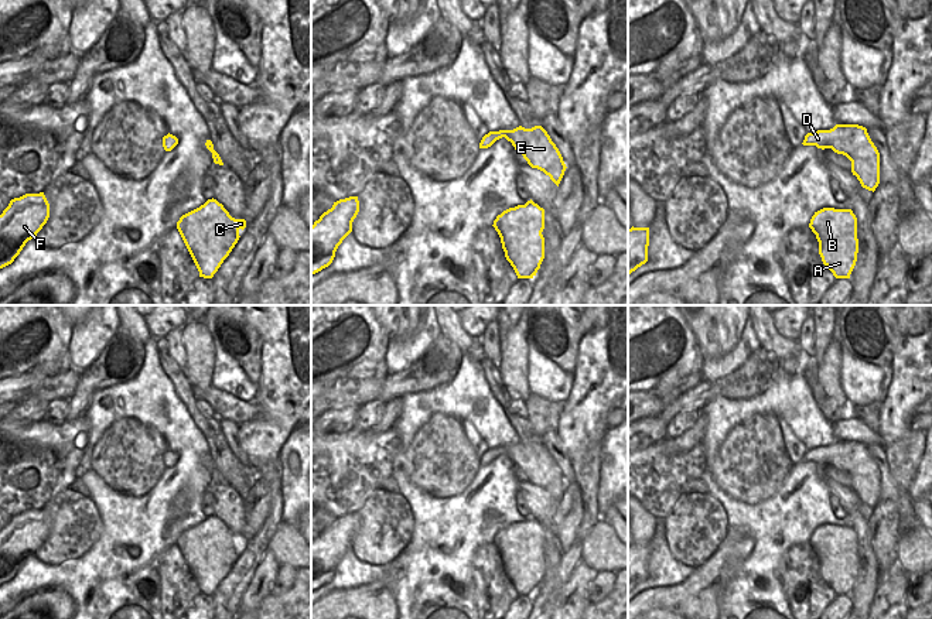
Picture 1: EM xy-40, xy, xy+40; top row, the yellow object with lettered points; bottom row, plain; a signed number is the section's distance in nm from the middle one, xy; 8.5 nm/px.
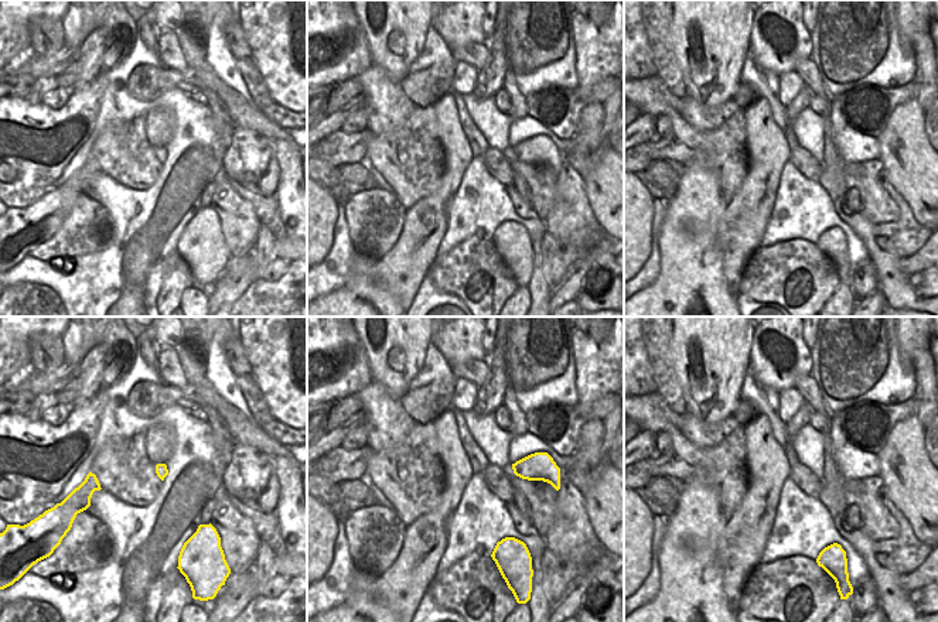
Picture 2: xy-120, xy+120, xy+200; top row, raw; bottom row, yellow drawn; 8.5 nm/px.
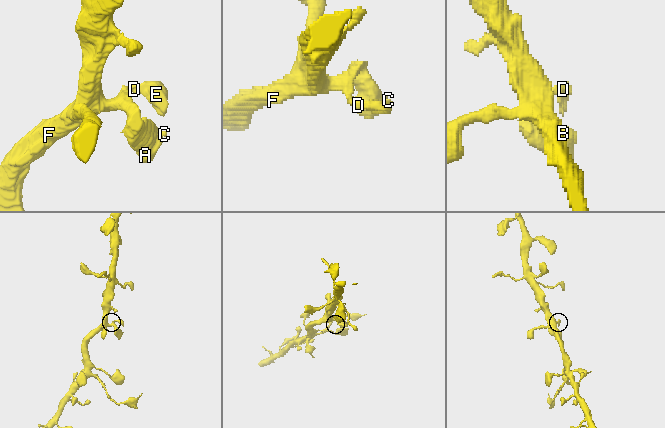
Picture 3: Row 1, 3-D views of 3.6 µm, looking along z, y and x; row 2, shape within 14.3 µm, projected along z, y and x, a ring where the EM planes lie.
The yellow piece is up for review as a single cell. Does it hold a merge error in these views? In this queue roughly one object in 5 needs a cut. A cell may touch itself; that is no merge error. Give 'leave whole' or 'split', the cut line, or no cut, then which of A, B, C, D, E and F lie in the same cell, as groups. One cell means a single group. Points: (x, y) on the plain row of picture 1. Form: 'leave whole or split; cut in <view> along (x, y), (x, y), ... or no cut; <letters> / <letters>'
leave whole; no cut; A B C D E F

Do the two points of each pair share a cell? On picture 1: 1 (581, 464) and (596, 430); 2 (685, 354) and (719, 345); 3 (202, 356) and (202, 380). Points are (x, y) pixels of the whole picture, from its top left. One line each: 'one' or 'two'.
1: two
2: two
3: one

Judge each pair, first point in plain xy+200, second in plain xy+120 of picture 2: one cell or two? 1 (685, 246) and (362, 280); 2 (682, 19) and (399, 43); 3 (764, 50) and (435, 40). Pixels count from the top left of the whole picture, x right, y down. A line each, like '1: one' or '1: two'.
1: one
2: one
3: two

